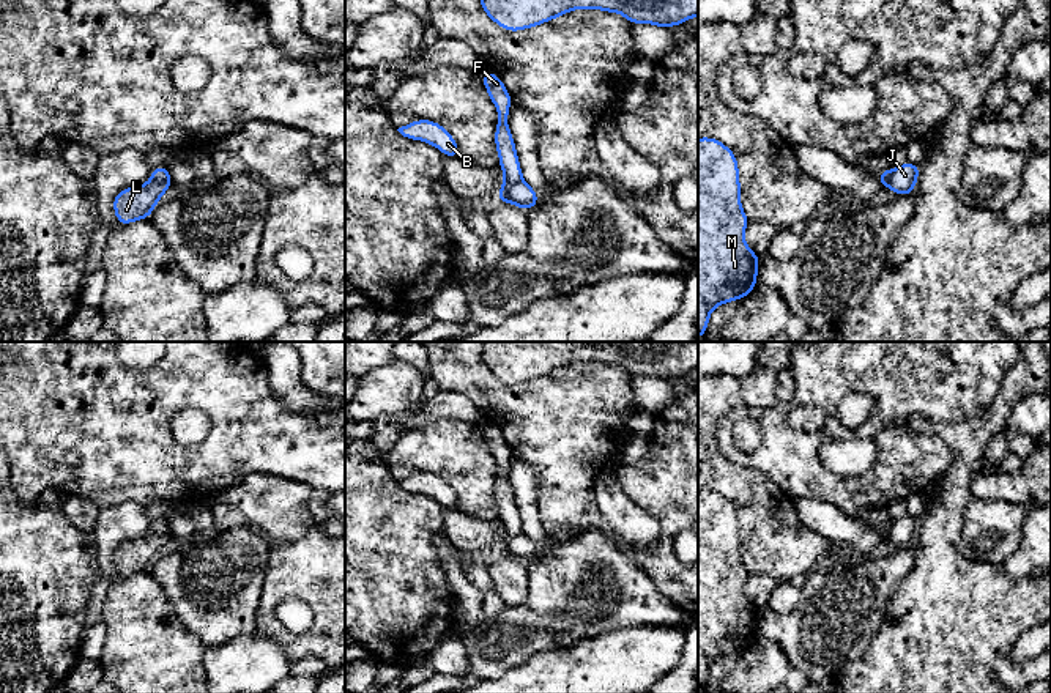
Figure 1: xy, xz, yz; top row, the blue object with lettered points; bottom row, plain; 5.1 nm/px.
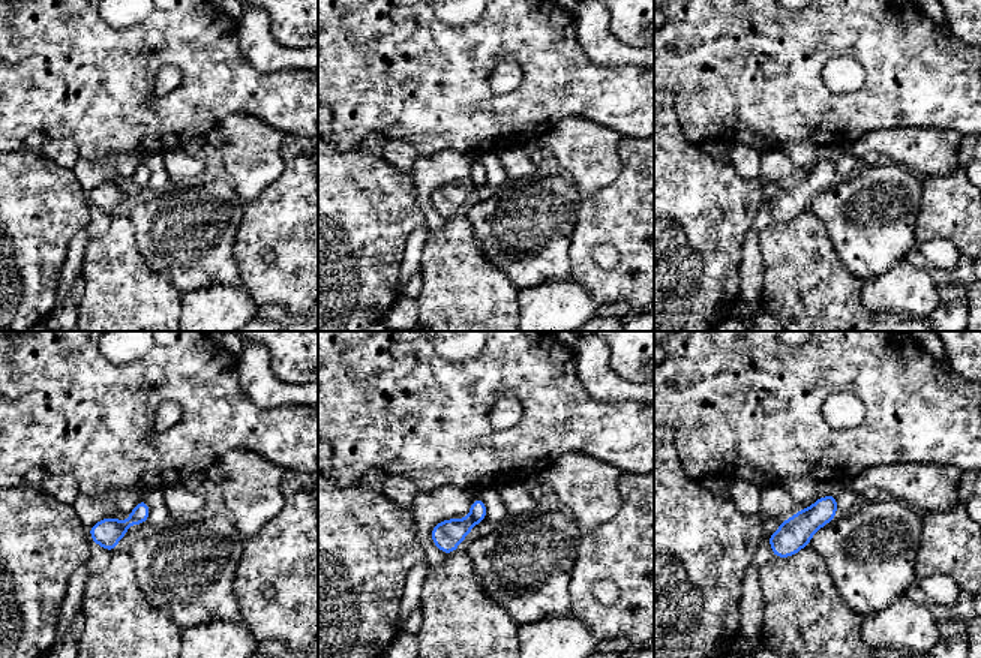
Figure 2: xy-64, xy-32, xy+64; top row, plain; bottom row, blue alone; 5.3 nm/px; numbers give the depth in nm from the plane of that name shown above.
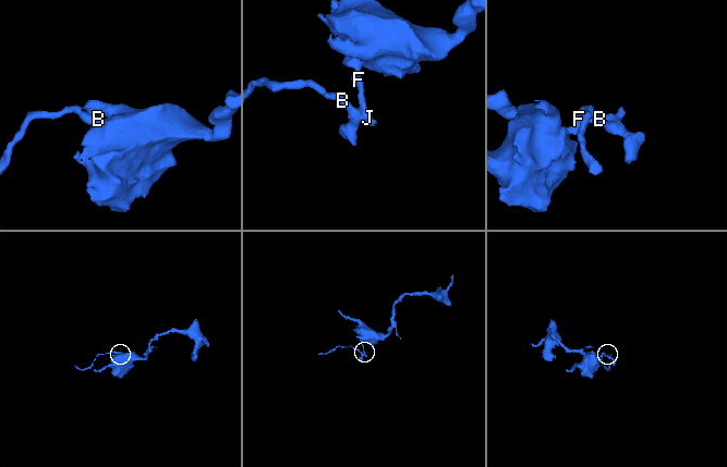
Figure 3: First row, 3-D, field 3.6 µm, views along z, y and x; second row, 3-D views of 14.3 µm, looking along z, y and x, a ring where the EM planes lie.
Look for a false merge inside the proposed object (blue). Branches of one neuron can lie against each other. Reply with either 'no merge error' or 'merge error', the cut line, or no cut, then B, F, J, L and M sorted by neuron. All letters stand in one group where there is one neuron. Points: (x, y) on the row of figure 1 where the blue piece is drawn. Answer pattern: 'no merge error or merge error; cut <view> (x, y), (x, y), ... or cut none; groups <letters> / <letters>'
merge error; cut xy (169, 174), (163, 180), (152, 180); groups B J L / F M

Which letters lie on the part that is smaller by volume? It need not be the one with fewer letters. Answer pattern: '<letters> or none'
B, J, L

